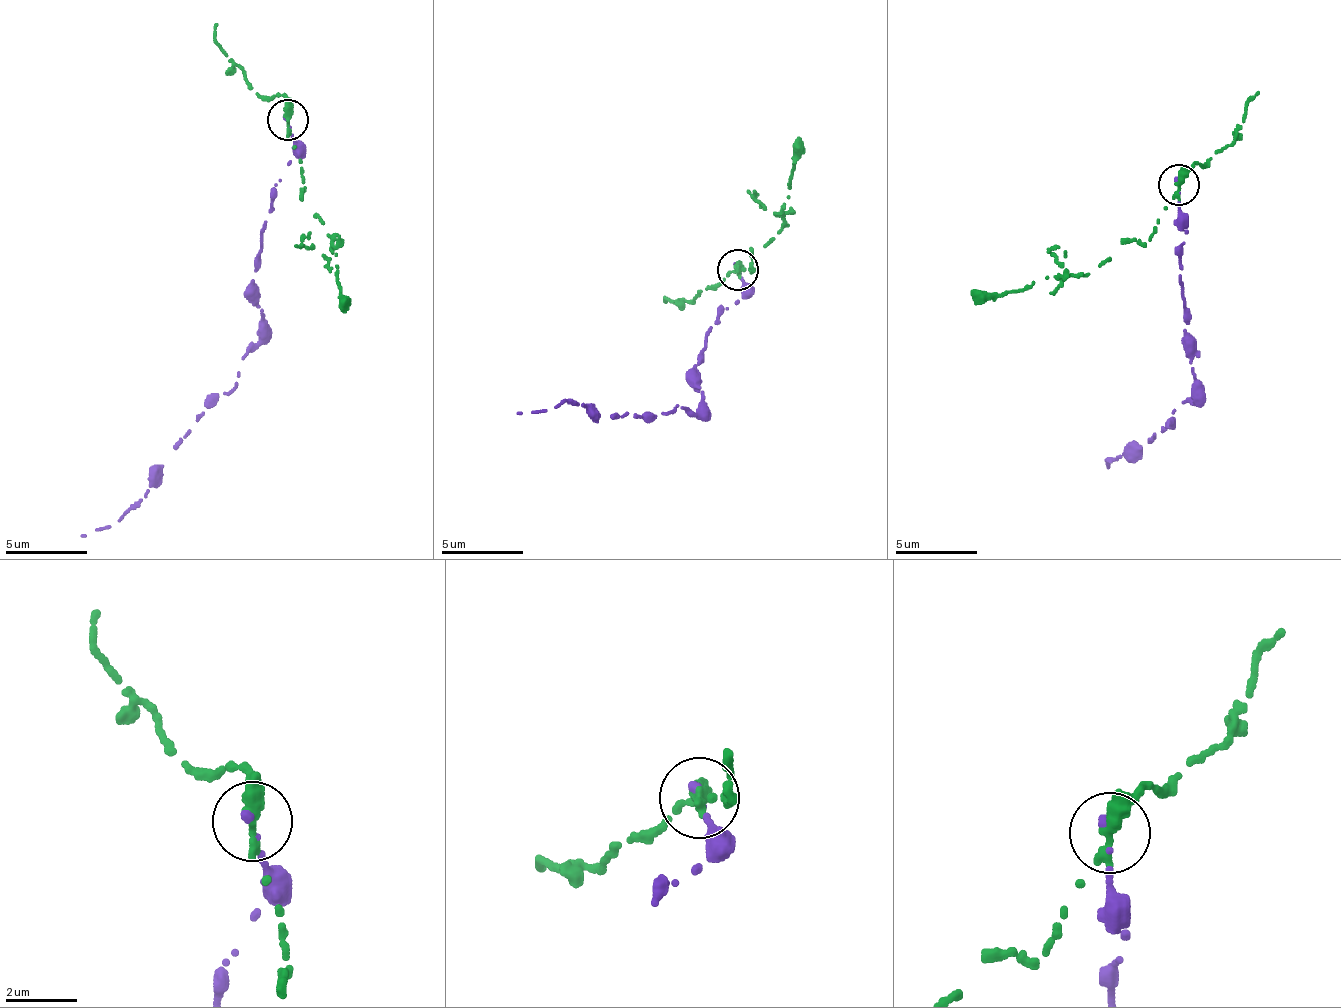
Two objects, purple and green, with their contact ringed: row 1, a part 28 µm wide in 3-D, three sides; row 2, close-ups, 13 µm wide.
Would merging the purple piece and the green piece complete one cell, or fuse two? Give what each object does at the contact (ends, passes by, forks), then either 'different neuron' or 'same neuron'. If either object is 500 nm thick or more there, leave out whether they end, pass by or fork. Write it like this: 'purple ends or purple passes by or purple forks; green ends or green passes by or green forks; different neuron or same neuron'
purple ends; green ends; different neuron

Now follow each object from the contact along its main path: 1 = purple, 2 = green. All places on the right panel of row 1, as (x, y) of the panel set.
1: (1178, 183), (1178, 219), (1186, 226), (1178, 245), (1183, 331), (1196, 397), (1142, 449), (1108, 463)
2: (1178, 183), (1178, 194), (1149, 237), (1120, 244), (1090, 275), (1044, 278), (1003, 296), (978, 295), (970, 290)

